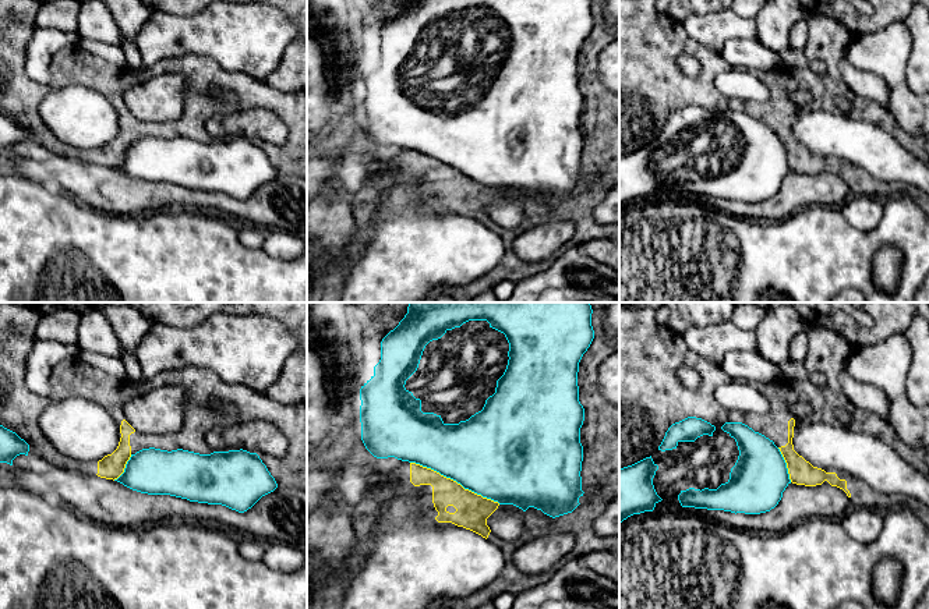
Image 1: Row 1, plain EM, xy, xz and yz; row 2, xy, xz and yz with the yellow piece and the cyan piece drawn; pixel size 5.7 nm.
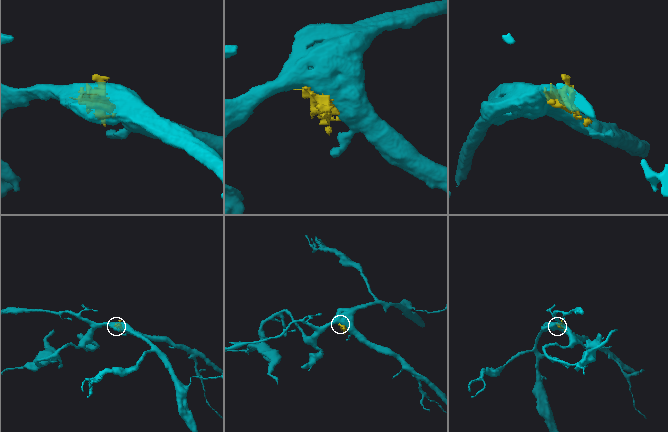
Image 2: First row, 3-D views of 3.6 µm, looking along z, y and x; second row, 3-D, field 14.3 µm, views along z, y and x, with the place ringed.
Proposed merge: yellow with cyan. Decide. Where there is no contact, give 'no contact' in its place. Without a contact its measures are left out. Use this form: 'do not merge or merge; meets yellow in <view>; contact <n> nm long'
do not merge; meets yellow in xz; contact 550 nm long

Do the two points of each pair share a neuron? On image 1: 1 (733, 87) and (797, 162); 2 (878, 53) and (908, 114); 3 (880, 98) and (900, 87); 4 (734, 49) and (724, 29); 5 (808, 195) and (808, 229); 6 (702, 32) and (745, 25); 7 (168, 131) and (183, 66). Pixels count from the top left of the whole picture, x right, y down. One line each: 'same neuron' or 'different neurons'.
1: same neuron
2: same neuron
3: different neurons
4: different neurons
5: different neurons
6: same neuron
7: same neuron

